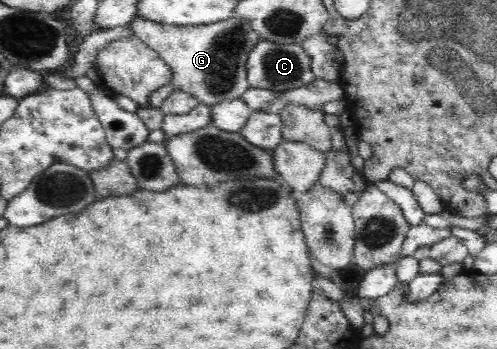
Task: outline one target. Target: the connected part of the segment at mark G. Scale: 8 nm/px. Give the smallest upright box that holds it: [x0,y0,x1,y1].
[131,16,261,105]

